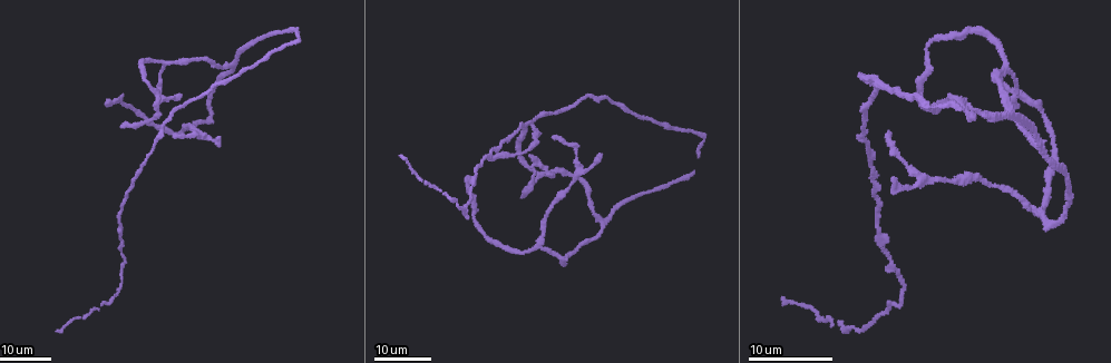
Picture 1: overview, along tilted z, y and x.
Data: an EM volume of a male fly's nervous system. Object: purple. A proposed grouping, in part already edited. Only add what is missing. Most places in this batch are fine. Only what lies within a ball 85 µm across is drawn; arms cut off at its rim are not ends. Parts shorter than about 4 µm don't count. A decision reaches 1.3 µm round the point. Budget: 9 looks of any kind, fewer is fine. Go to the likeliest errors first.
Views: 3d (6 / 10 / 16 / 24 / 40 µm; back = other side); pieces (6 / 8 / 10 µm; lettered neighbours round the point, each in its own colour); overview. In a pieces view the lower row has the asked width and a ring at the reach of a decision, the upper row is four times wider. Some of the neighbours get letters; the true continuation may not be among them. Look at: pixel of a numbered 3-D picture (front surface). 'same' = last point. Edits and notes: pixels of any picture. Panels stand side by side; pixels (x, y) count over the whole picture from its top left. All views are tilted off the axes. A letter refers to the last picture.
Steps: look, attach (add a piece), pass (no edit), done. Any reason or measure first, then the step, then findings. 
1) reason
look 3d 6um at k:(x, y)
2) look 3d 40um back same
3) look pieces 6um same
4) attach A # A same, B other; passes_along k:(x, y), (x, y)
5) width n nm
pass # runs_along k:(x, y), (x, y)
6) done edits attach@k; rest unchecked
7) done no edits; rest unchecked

long arm stops here
look 3d 24um at 1:(123, 127)

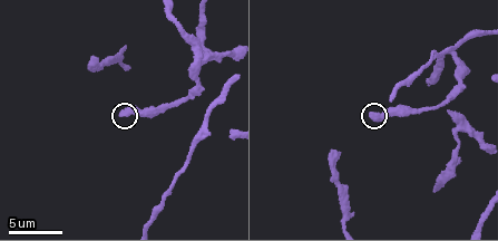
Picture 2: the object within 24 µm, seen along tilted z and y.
look pieces 8um at 2:(125, 113)

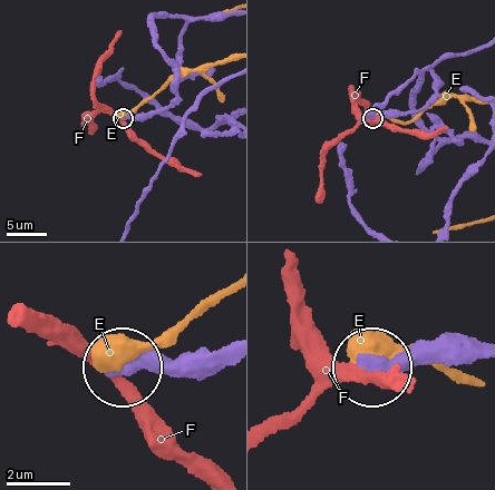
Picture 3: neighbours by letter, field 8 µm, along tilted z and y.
pass # E other, F other; no lettered piece goes on from it

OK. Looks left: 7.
long arm stops here
look 3d 10um at 2:(93, 59)

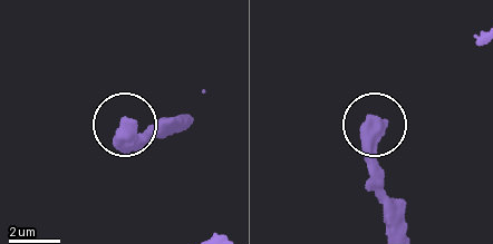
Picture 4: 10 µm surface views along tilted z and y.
look pieces 8um at 4:(125, 125)

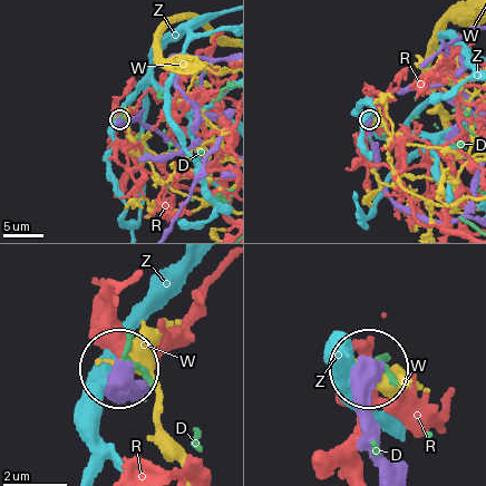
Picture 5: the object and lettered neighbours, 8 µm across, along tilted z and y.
pass # D other, R other, W other, Z other; runs_along 5:(379, 467), (369, 376); none of them fits

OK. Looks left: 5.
long arm stops here
look 3d 16um at 1:(182, 94)

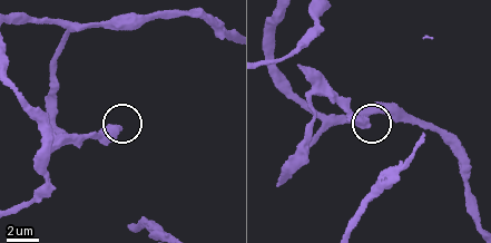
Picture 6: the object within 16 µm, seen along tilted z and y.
look pieces 10um at 6:(119, 126)

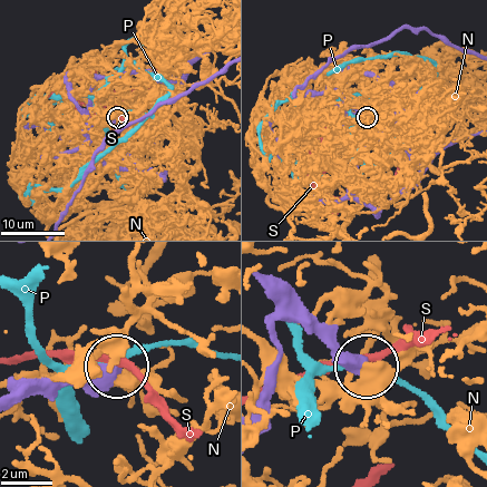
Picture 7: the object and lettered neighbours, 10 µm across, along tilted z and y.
pass # N other, P other, S other; no lettered piece goes on from it

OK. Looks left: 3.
branch stops here
look pieces 10um at 2:(230, 133)

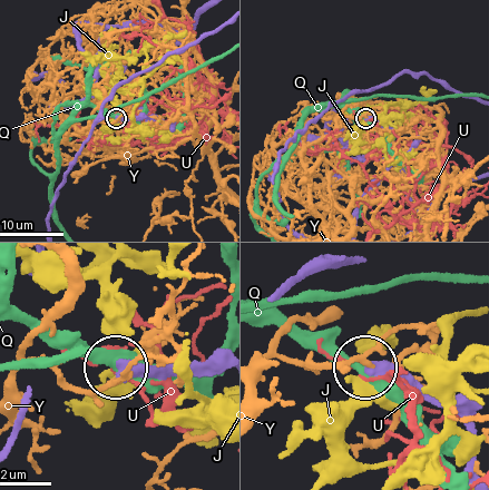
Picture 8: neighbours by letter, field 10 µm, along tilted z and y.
width 430 nm
pass # J other, Q other, U other, Y other; none of them fits

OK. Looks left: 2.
done no edits; rest unchecked

